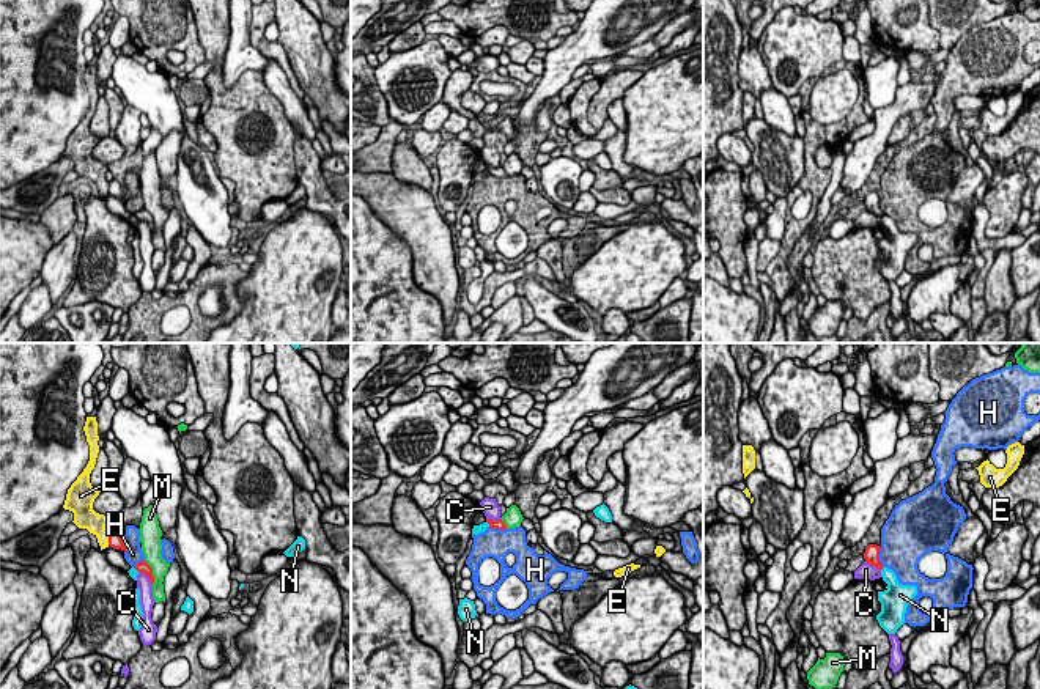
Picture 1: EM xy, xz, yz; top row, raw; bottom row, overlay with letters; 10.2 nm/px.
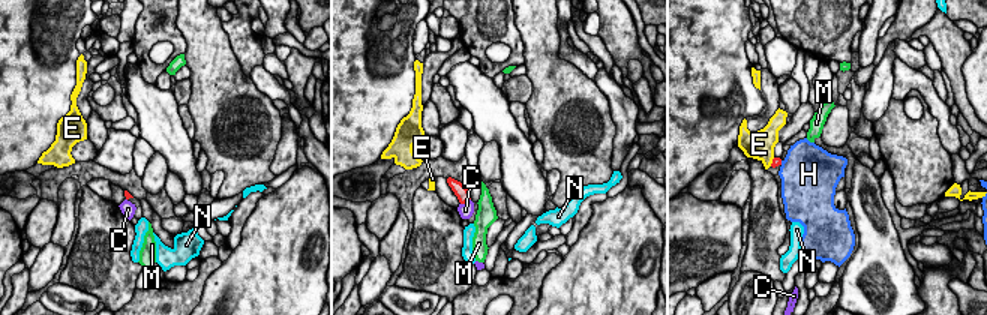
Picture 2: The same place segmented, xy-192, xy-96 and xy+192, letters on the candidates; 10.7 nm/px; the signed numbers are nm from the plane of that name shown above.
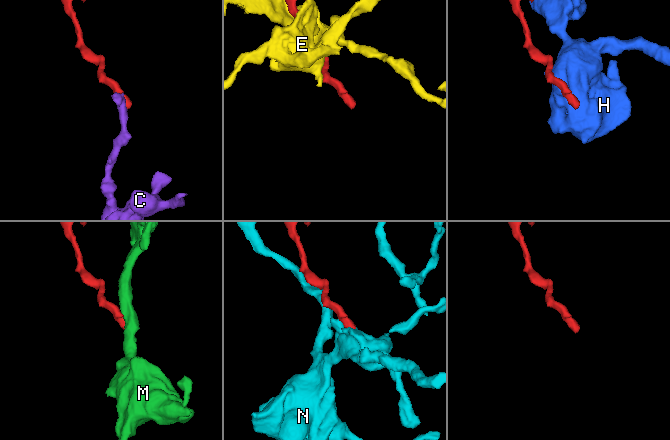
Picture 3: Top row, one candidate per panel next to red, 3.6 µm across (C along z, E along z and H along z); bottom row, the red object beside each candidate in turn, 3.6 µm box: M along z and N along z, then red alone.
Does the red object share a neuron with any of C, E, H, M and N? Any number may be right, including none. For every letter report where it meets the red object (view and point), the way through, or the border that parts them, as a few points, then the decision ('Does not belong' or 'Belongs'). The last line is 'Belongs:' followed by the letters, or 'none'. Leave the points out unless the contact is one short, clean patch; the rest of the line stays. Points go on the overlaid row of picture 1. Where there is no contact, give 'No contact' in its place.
C: Touches red at xy (148, 576). Boundary: xy (139, 571), (148, 578), (151, 585). Does not belong
E: Touches red at xy (109, 540). Does not belong
H: Touches red at yz (878, 557). Does not belong
M: Touches red at xy (151, 573). Boundary: xy (143, 560), (151, 568), (153, 584). Does not belong
N: Touches red at xy (136, 568). Boundary: xy (132, 567), (139, 571). Does not belong
Belongs: none

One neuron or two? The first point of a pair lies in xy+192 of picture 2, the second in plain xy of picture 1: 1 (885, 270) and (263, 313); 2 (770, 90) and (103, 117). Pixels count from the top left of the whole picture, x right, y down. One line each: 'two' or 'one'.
1: two
2: one

